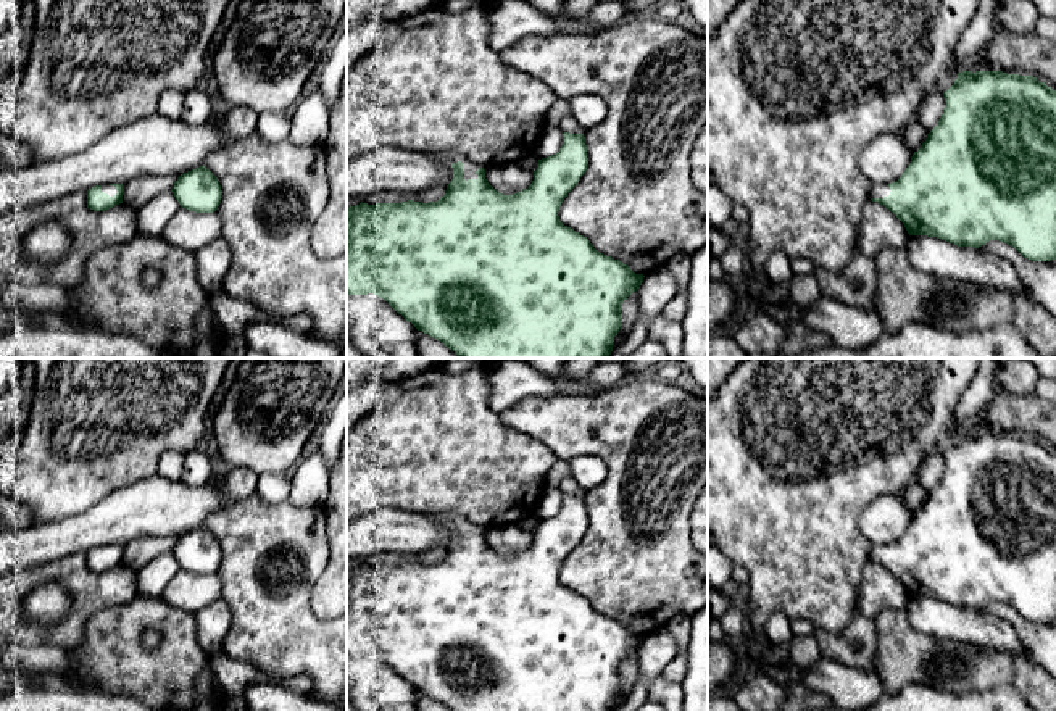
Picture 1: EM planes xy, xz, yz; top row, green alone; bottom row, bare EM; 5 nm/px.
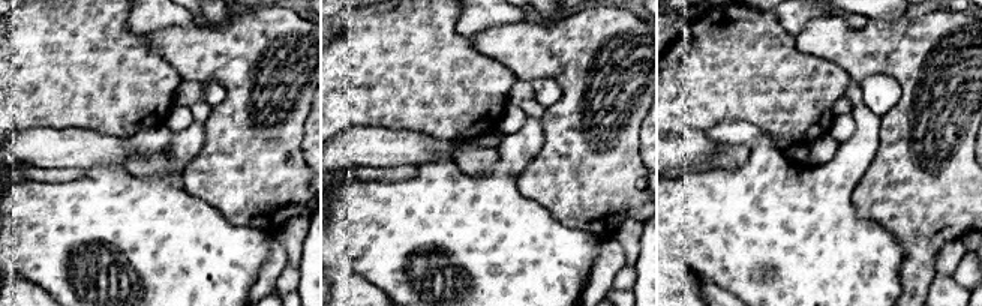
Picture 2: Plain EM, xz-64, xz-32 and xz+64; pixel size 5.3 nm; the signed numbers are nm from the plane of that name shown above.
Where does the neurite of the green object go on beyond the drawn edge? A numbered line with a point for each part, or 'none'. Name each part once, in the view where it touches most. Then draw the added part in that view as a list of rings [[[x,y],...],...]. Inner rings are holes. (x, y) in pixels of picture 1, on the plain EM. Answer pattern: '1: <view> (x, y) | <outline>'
1: xz (469, 529) | [[[434,513],[440,521],[453,526],[461,522],[463,524],[463,540],[477,540],[476,532],[480,530],[480,527],[469,522],[466,518],[456,514],[456,513]]]

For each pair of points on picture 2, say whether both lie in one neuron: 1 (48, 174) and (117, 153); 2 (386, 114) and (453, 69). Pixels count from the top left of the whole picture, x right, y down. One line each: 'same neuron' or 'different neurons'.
1: different neurons
2: same neuron

